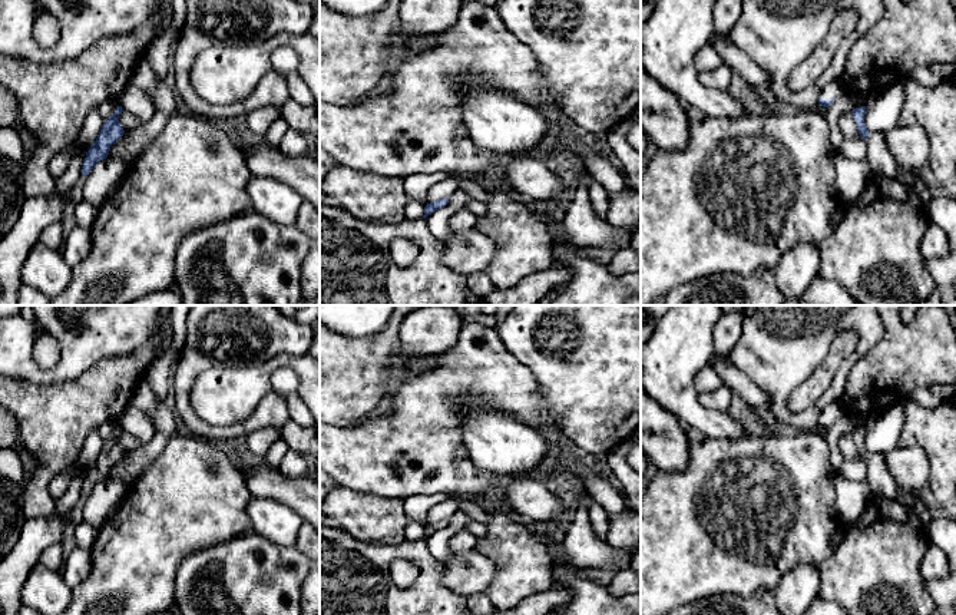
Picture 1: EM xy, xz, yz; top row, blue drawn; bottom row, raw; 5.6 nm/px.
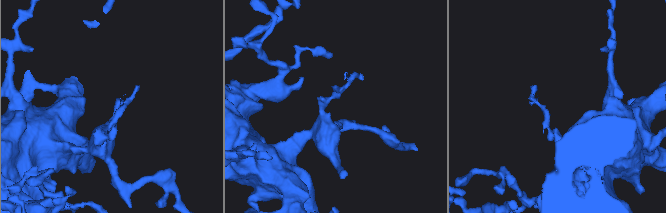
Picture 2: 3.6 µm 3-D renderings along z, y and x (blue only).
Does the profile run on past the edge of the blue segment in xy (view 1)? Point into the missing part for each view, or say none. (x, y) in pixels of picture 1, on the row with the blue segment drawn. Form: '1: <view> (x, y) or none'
1: none

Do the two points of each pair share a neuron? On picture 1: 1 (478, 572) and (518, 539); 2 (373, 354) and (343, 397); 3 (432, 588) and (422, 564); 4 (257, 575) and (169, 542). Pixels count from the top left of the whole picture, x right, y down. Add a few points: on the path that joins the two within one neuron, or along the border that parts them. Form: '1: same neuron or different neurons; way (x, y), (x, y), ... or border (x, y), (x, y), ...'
1: different neurons; border (475, 549), (493, 565), (493, 581), (485, 592)
2: same neuron; way (364, 364), (343, 387)
3: same neuron; way (430, 582), (430, 572), (427, 569)
4: different neurons; border (227, 541), (189, 554), (179, 565), (175, 579)

